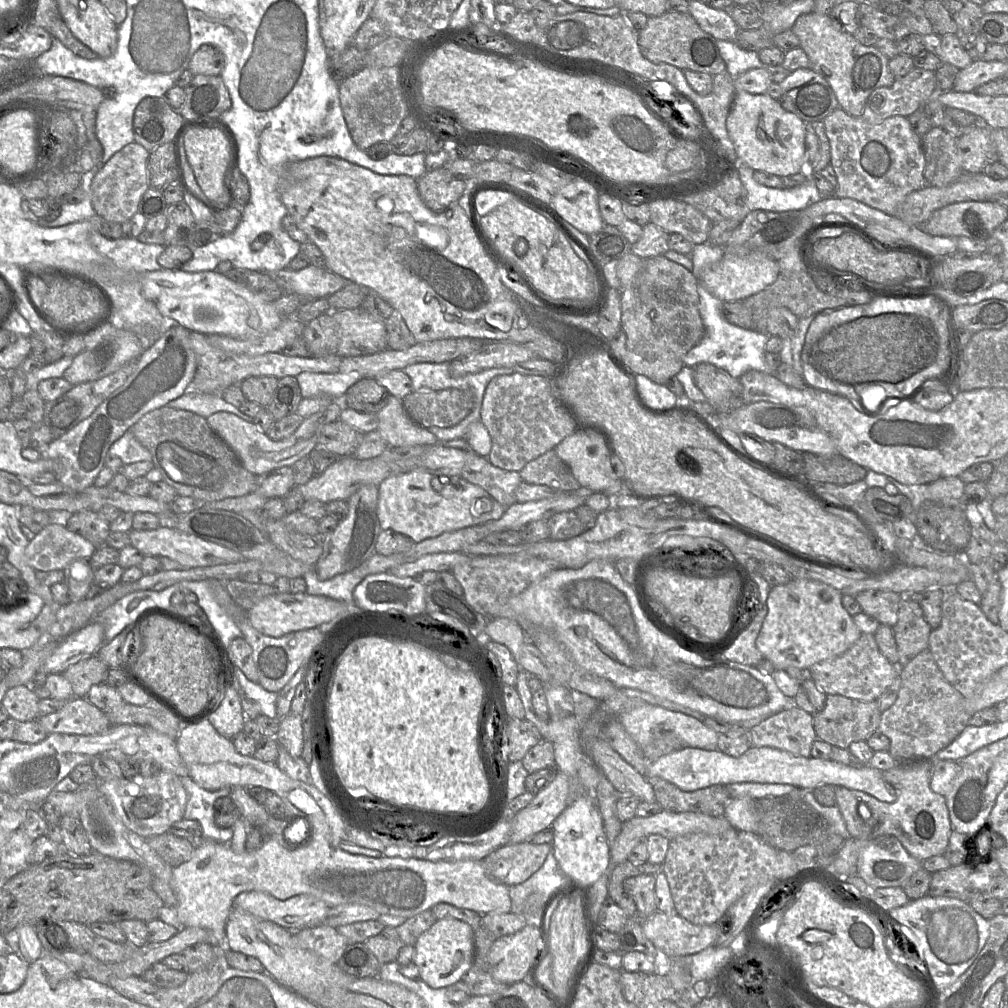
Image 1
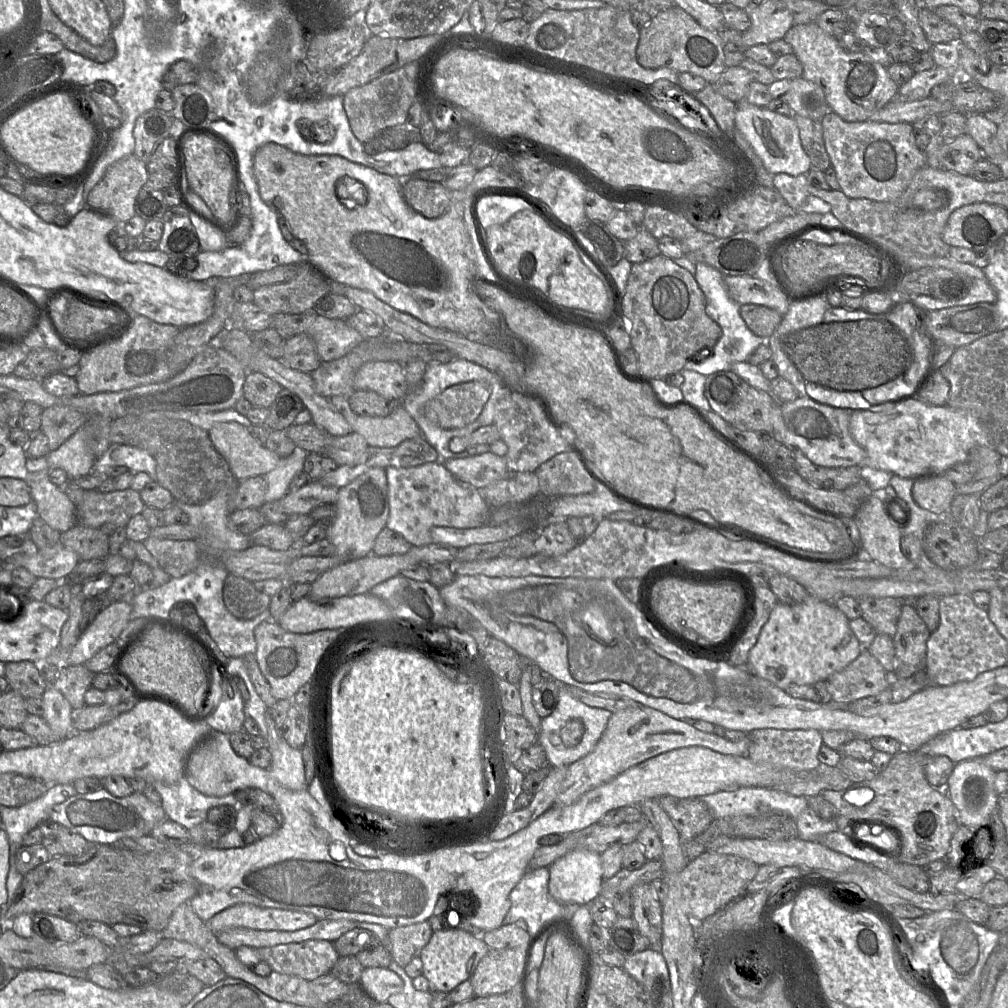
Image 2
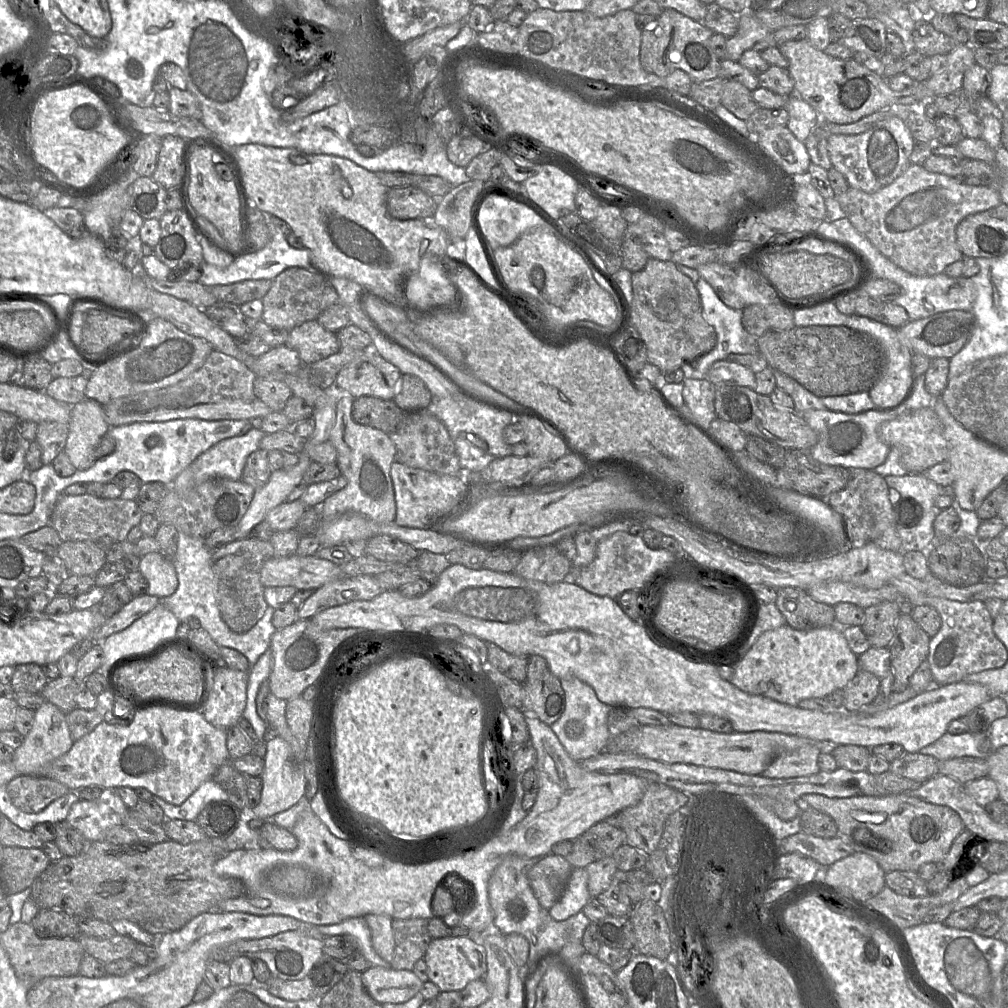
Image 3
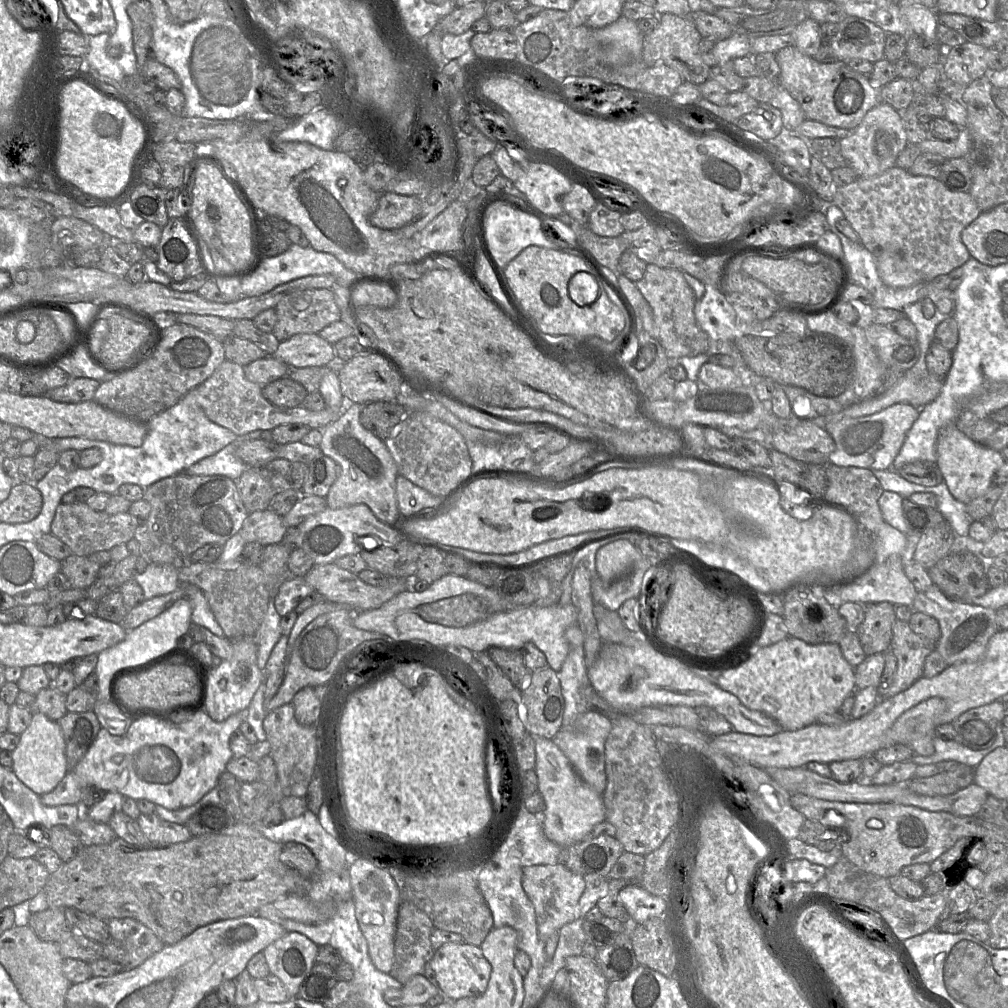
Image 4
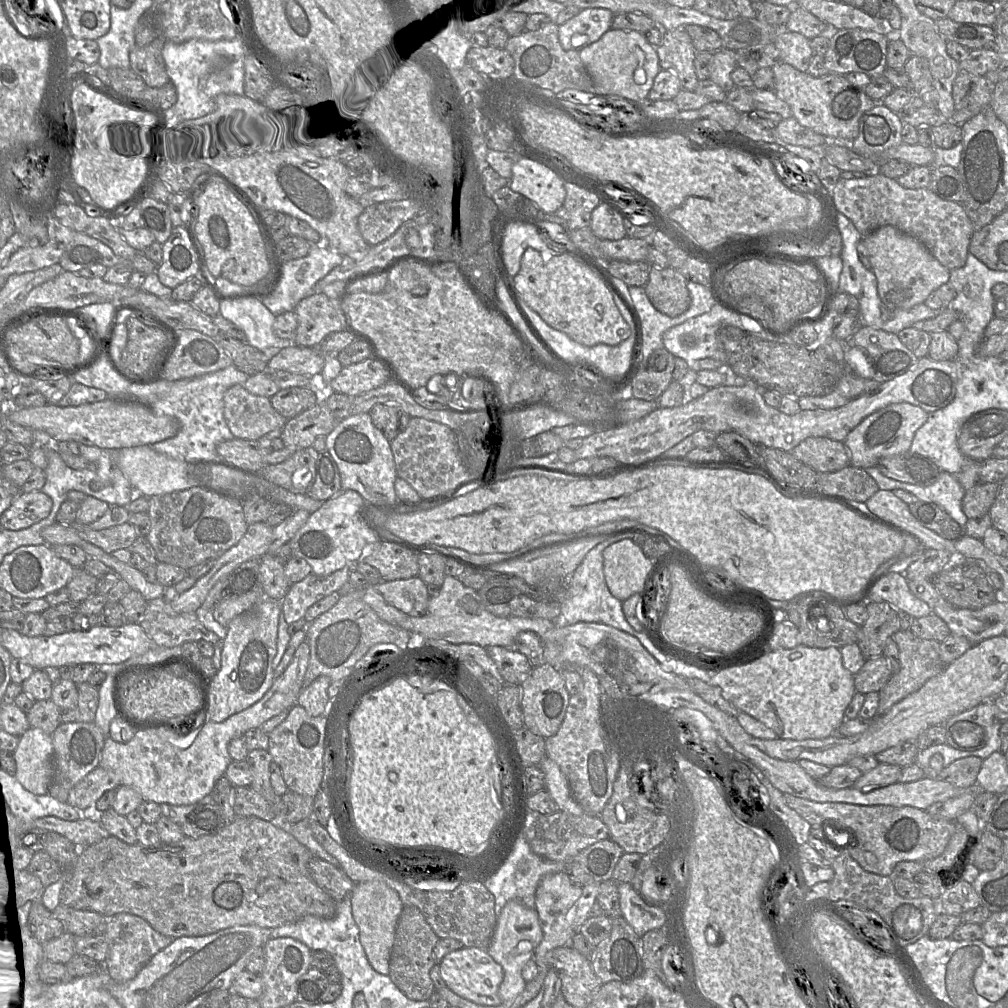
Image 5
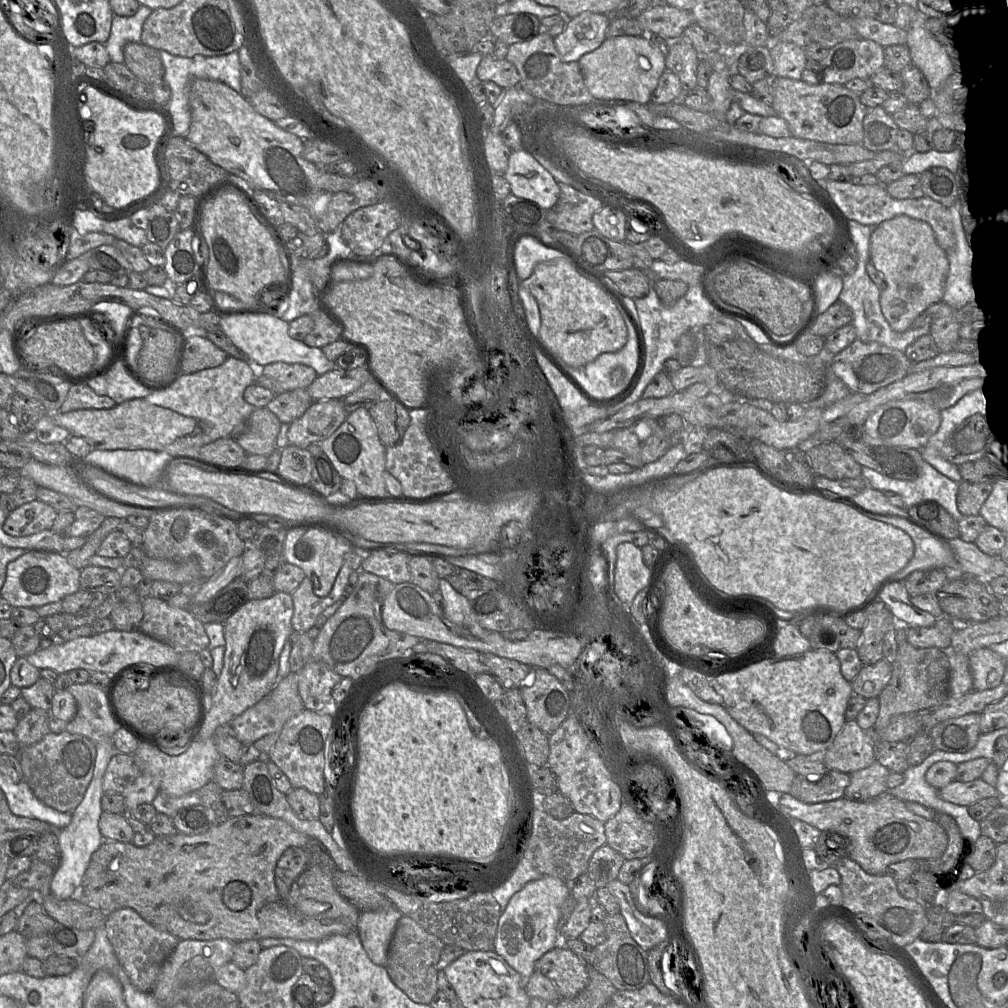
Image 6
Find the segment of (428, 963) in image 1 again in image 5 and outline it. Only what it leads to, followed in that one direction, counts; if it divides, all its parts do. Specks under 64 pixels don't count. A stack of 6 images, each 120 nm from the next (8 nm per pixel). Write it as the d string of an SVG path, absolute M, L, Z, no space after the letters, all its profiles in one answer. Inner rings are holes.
M463 947L454 950L445 955L439 966L440 975L447 988L458 996L479 1005L498 1006L501 1004L498 990L504 978L503 968L489 955L487 949Z

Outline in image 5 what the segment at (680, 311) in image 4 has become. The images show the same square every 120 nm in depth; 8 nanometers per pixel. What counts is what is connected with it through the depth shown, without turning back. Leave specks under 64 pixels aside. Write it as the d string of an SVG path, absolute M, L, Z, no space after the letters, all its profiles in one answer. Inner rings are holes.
M650 267L645 292L656 310L675 318L685 313L691 303L686 278L675 268Z

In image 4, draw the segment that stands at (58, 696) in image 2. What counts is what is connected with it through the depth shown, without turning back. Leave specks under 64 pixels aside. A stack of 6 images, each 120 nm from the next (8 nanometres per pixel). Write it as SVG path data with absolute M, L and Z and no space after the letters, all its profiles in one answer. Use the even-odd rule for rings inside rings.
M34 711L27 729L20 735L20 742L12 751L12 771L34 793L51 792L68 773L66 744L58 721Z

